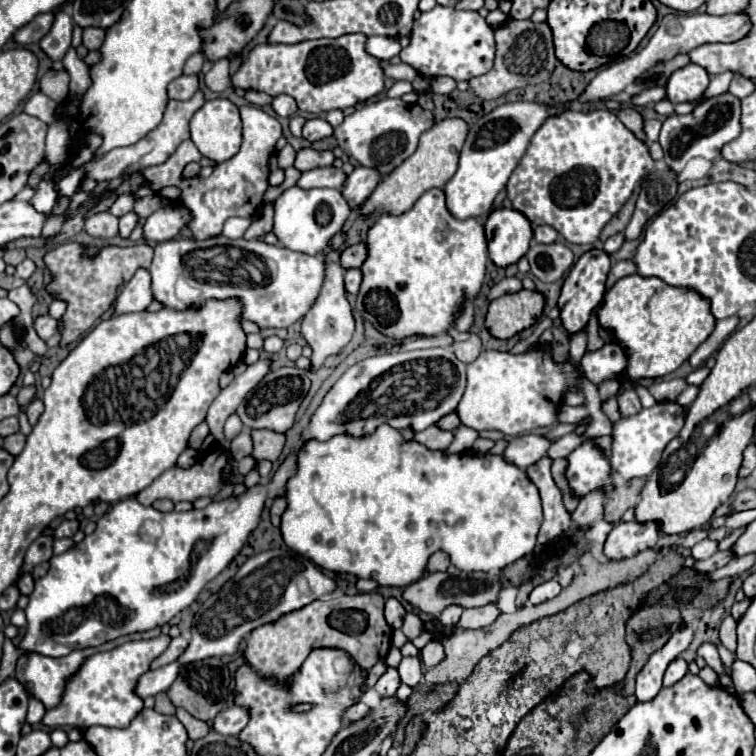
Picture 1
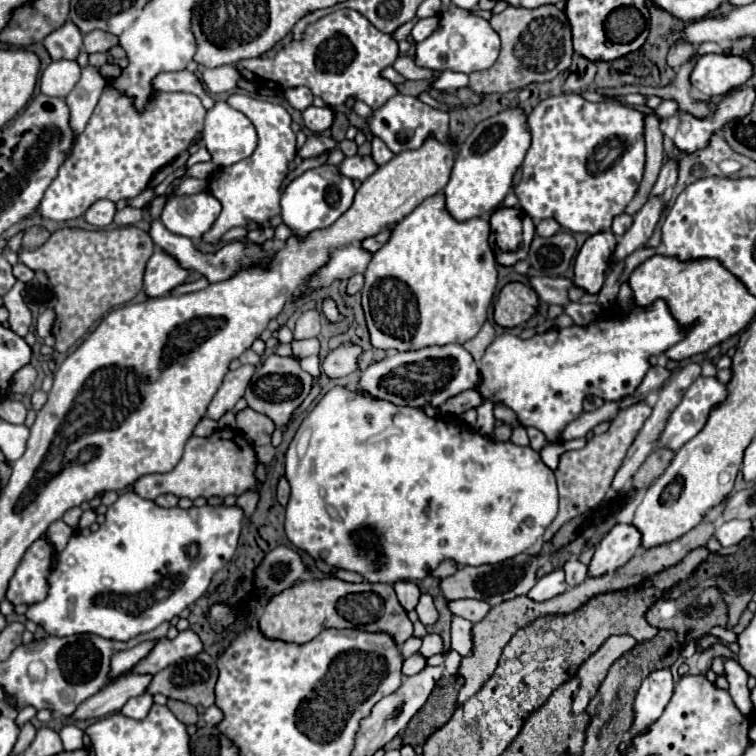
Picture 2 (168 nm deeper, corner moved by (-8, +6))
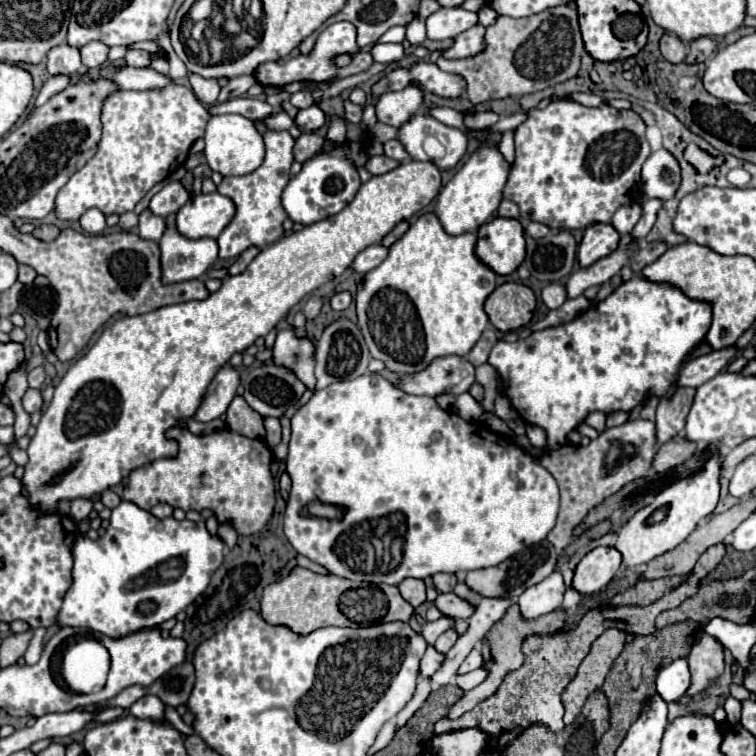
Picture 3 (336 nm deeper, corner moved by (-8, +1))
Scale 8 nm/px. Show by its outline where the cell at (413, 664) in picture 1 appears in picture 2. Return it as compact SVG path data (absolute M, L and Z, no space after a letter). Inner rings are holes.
M427 634L427 636L423 638L423 644L421 644L421 648L419 648L419 654L421 654L423 658L431 658L431 656L439 654L441 650L443 650L441 638L439 638L437 634Z

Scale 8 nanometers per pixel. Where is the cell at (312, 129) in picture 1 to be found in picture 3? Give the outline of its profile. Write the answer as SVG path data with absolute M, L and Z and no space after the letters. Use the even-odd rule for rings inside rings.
M317 105L301 109L295 117L295 125L299 125L303 131L317 131L323 123L325 123L325 113Z

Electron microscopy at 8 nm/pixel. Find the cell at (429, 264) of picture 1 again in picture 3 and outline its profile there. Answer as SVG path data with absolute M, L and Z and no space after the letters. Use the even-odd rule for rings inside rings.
M427 213L421 215L409 231L391 245L389 257L379 267L365 273L355 295L355 303L357 319L373 359L383 361L393 373L411 375L423 371L437 357L467 357L489 323L487 313L483 311L485 297L489 297L489 293L497 287L495 273L477 261L477 255L473 253L475 243L475 233L451 237L443 231L435 213Z

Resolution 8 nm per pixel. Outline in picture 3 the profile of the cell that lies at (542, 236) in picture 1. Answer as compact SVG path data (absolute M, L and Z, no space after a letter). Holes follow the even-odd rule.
M531 221L527 227L525 227L525 235L533 237L533 239L541 239L549 233L549 227L543 225L543 223L537 223L537 221Z

